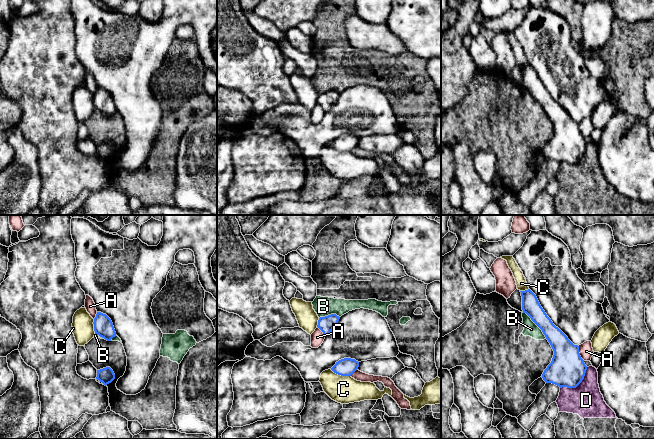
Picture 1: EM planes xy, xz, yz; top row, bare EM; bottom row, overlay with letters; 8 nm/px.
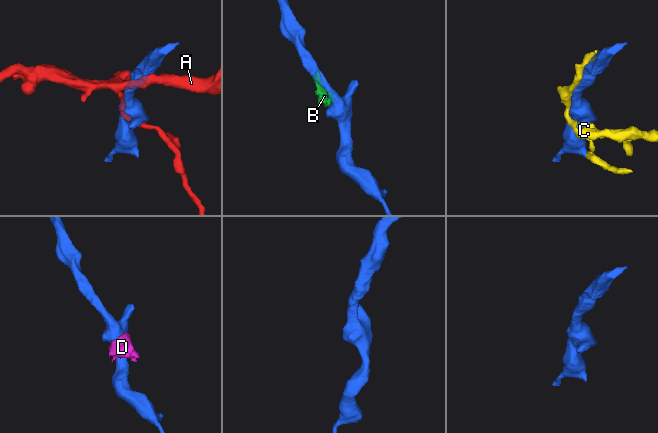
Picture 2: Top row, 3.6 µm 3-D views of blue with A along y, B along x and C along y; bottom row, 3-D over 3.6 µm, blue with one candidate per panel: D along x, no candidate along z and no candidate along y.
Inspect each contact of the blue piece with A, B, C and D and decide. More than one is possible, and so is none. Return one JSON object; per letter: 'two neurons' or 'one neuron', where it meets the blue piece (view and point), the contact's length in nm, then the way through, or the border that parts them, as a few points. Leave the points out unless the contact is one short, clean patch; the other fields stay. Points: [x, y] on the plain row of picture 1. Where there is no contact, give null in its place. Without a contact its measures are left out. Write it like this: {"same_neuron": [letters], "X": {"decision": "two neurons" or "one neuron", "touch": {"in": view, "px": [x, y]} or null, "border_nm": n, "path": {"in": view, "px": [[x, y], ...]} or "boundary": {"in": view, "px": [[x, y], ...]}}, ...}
{"same_neuron": [], "A": {"decision": "two neurons", "touch": {"in": "yz", "px": [579, 129]}, "border_nm": 130}, "B": {"decision": "two neurons", "touch": {"in": "yz", "px": [536, 100]}, "border_nm": 280, "boundary": {"in": "yz", "px": [[523, 88], [541, 106], [546, 114]]}}, "C": {"decision": "two neurons", "touch": {"in": "xz", "px": [340, 150]}, "border_nm": 180}, "D": {"decision": "two neurons", "touch": {"in": "yz", "px": [577, 161]}, "border_nm": 280}}

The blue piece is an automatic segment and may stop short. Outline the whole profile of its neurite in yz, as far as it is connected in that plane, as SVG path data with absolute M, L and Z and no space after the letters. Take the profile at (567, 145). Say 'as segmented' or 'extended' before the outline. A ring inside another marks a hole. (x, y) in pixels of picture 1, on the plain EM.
as segmented; M530 66L520 67L522 72L522 86L531 96L542 106L546 115L550 119L554 131L551 139L547 142L542 150L542 154L546 159L552 159L560 164L576 164L584 155L587 142L579 129L579 122L574 121L568 113L556 103L551 95L547 92L541 83L536 71Z

